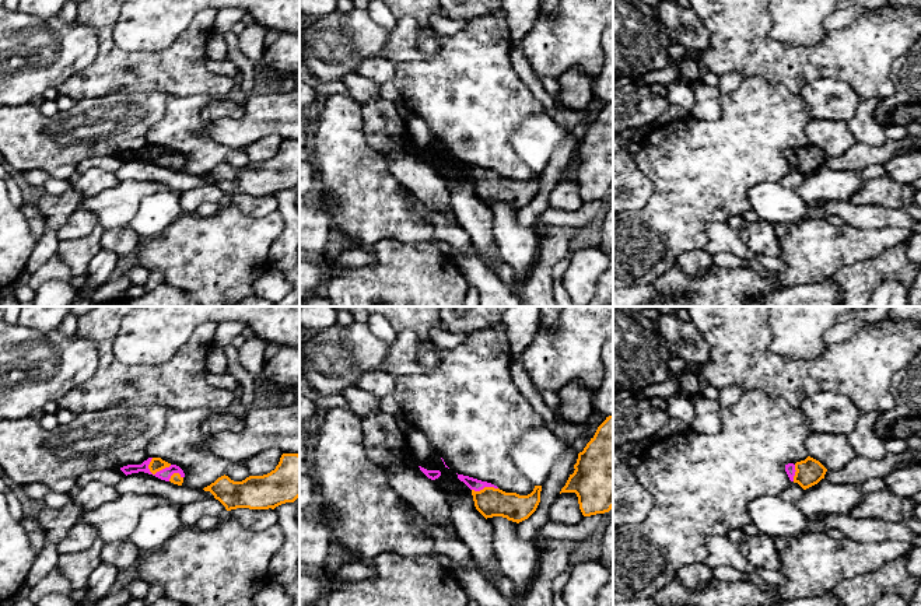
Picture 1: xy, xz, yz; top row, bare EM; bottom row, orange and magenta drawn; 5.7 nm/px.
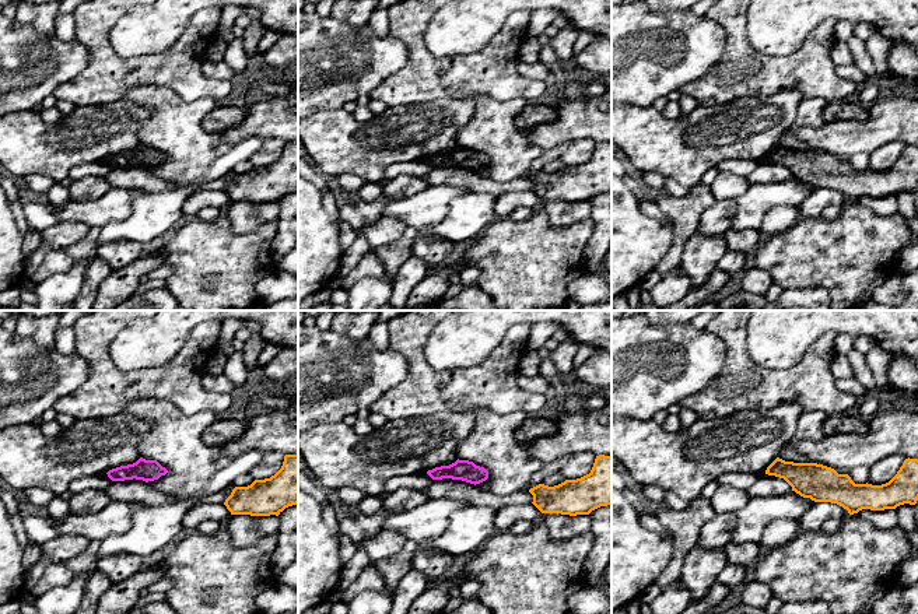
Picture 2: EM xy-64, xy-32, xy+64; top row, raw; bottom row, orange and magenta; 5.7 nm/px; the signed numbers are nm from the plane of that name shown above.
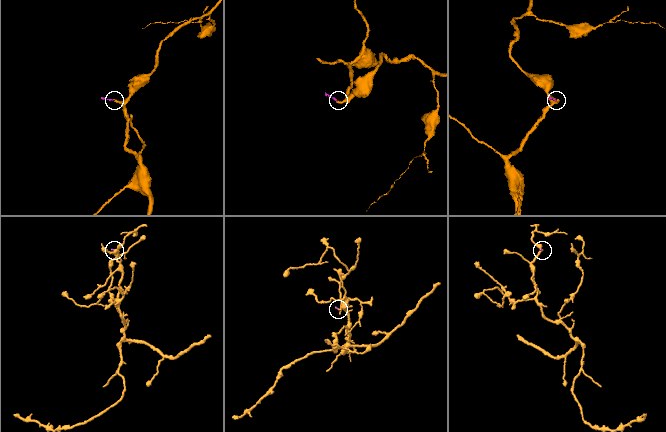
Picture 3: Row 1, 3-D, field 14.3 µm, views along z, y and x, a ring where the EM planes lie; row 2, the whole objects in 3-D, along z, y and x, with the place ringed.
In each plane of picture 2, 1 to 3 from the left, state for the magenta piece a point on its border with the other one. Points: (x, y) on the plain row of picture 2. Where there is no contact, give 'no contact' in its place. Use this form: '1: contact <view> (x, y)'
1: no contact
2: no contact
3: no contact

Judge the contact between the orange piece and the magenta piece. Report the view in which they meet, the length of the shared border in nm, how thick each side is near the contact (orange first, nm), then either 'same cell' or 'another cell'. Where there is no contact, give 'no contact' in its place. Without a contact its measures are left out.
xy | 140 nm | 80/70 nm | same cell

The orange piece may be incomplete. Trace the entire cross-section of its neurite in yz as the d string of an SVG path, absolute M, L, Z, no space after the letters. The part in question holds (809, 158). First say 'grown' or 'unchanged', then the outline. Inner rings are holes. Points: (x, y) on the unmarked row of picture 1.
grown; M808 143L805 147L785 151L791 168L798 169L803 176L817 171L827 155L816 146Z

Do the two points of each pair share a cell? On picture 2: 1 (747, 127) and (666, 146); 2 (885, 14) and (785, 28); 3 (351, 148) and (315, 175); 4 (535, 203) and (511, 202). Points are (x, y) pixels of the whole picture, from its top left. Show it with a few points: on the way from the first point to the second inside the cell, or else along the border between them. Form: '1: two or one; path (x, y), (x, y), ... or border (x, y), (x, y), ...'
1: one; path (728, 132), (717, 132), (686, 146)
2: one; path (859, 14), (810, 14)
3: two; border (312, 162), (326, 176)
4: one; path (529, 200), (517, 200)

